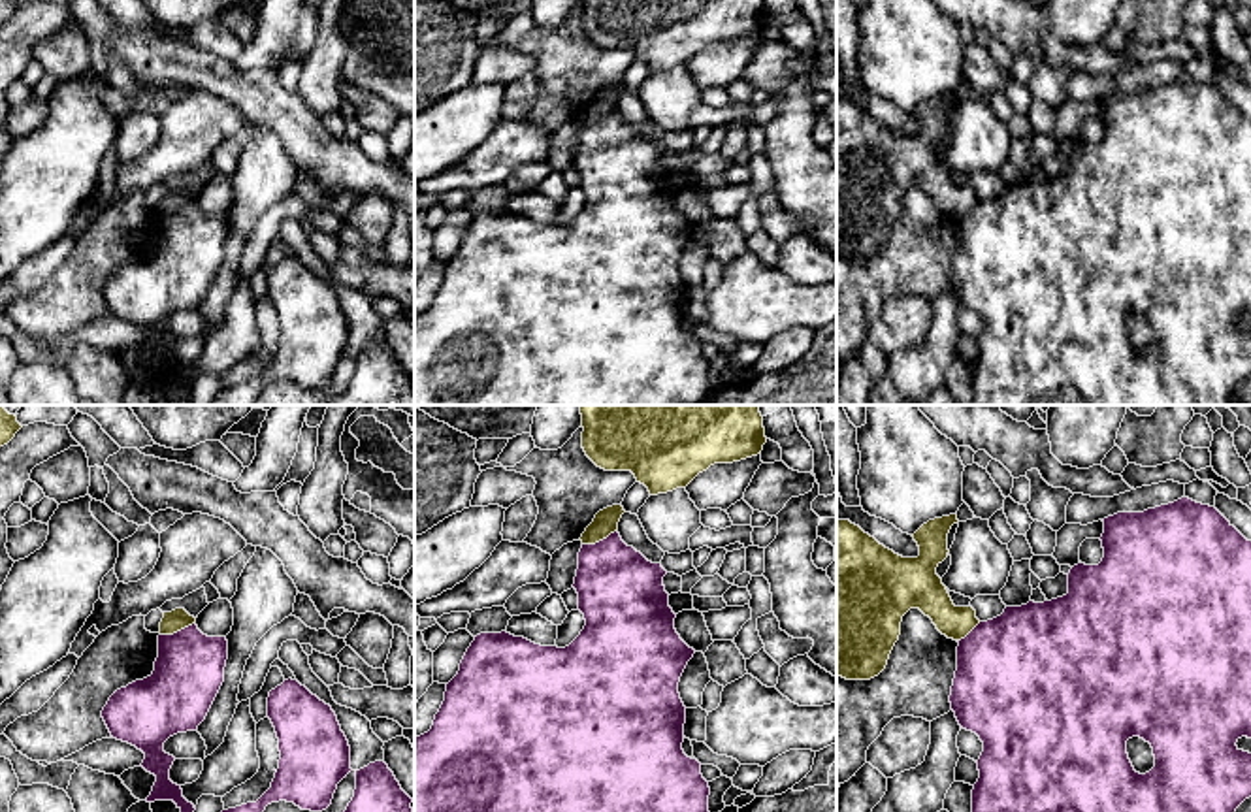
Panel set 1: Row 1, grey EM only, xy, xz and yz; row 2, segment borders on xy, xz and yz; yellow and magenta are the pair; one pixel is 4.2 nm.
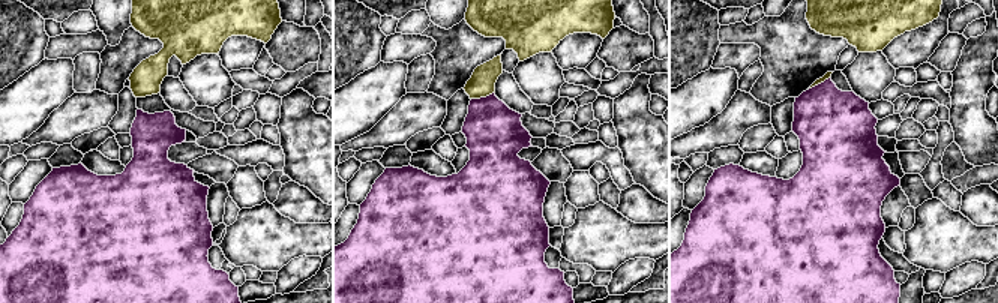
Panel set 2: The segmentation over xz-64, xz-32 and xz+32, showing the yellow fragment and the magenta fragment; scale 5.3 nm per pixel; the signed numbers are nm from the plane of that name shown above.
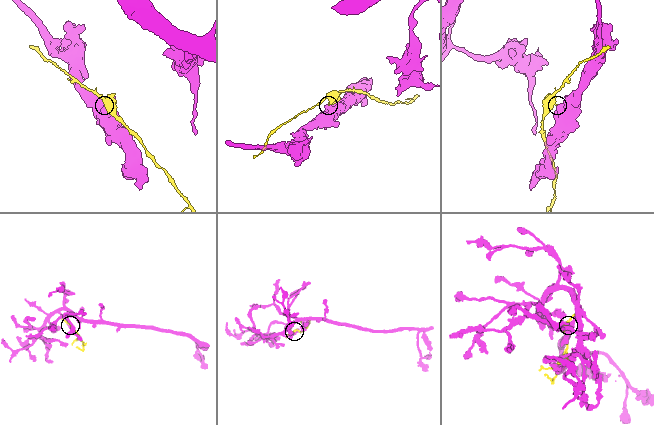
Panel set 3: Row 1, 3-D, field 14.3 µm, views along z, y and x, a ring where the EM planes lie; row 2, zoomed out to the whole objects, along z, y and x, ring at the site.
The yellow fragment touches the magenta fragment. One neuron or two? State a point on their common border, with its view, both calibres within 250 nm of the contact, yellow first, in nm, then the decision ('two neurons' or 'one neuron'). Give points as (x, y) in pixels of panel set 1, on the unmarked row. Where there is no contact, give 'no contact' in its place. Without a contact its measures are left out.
meets yellow in xy at (178, 208); 90 nm thick on the yellow side, 300 nm on the other; two neurons

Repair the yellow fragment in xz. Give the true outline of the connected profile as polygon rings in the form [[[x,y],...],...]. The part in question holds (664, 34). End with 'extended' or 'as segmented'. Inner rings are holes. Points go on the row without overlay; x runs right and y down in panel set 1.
[[[582,0],[582,26],[605,49],[631,49],[650,73],[686,66],[714,41],[761,32],[763,0]]]; as segmented

